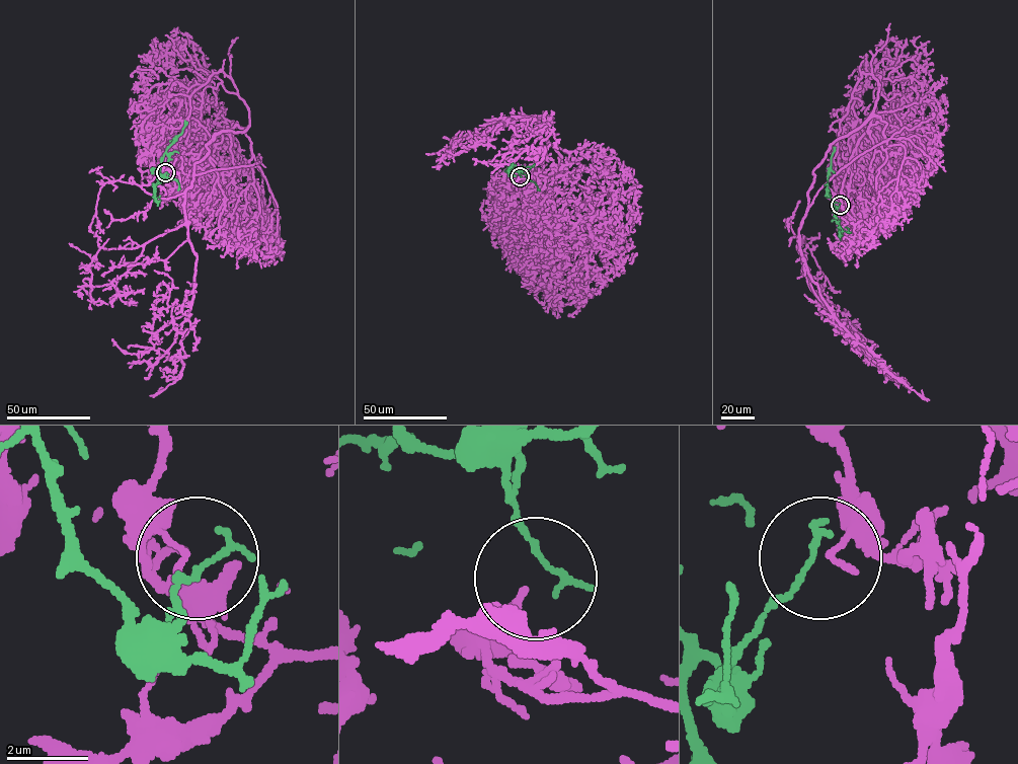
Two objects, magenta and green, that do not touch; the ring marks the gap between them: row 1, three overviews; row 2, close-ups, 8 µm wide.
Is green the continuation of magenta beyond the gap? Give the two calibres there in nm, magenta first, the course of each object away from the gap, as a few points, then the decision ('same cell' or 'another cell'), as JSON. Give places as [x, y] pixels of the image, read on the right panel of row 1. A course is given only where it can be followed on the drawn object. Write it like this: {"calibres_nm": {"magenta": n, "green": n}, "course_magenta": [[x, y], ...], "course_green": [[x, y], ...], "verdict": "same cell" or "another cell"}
{"calibres_nm": {"magenta": 160, "green": 100}, "course_magenta": [[840, 205], [853, 150], [878, 117], [838, 138], [813, 170], [799, 249], [836, 319], [929, 400]], "course_green": [[840, 205], [834, 208], [828, 182], [834, 147]], "verdict": "same cell"}

